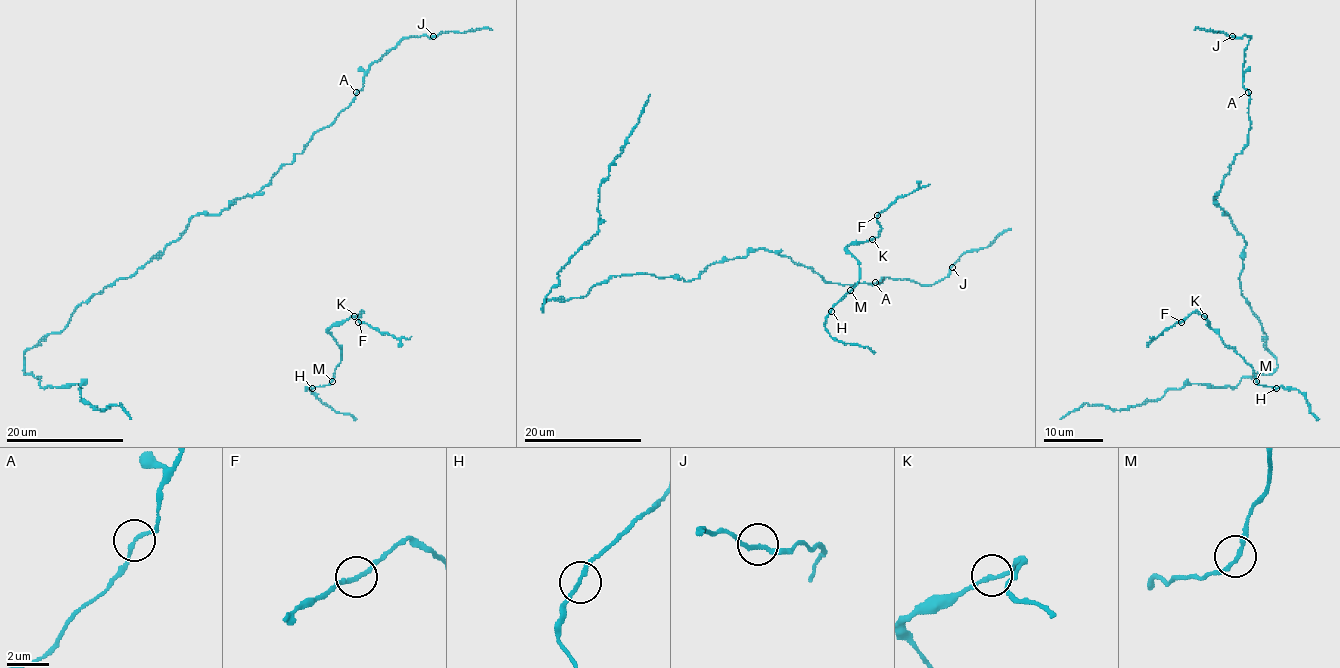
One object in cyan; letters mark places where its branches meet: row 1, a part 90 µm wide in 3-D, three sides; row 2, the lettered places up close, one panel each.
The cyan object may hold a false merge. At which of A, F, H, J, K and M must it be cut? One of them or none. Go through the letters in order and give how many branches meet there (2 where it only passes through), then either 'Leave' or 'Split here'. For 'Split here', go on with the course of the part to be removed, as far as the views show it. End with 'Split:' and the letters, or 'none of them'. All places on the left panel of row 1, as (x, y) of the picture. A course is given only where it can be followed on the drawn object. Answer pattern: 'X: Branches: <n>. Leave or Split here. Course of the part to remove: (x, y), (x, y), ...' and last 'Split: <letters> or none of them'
A: Branches: 2. Leave
F: Branches: 2. Leave
H: Branches: 2. Leave
J: Branches: 2. Leave
K: Branches: 2. Leave
M: Branches: 2. Leave
Split: none of them

